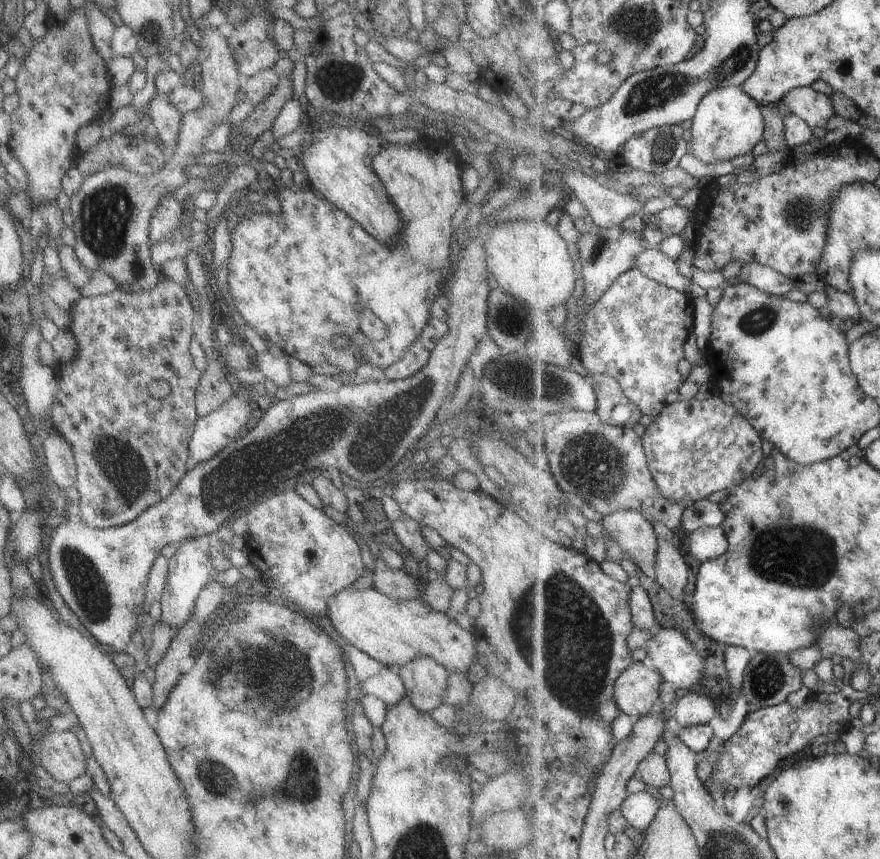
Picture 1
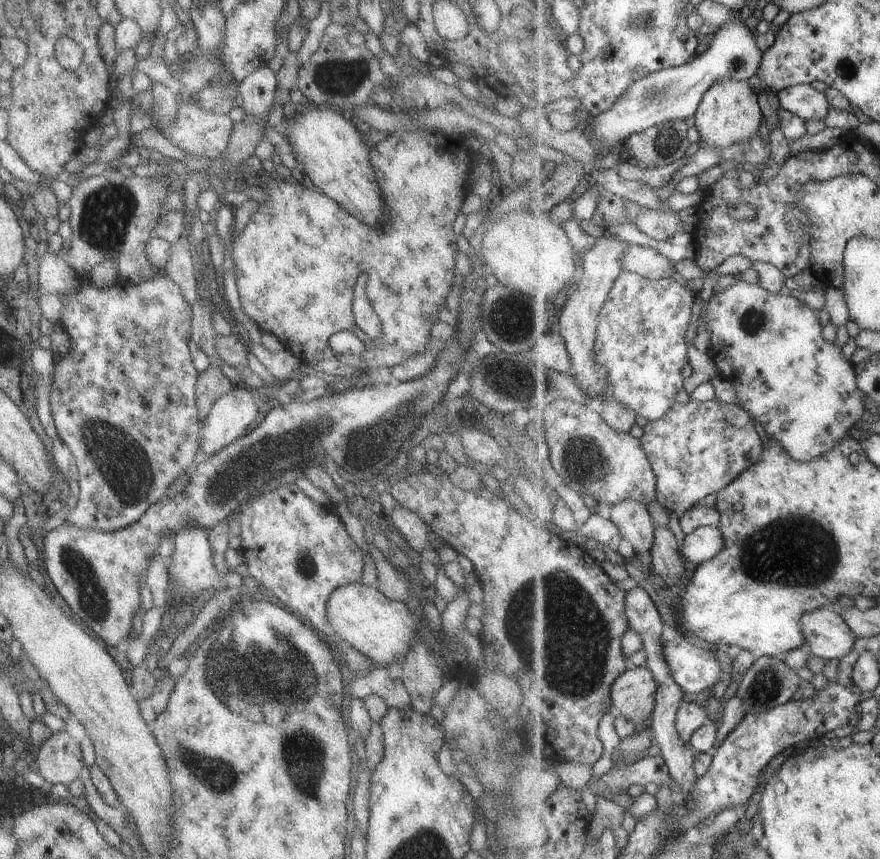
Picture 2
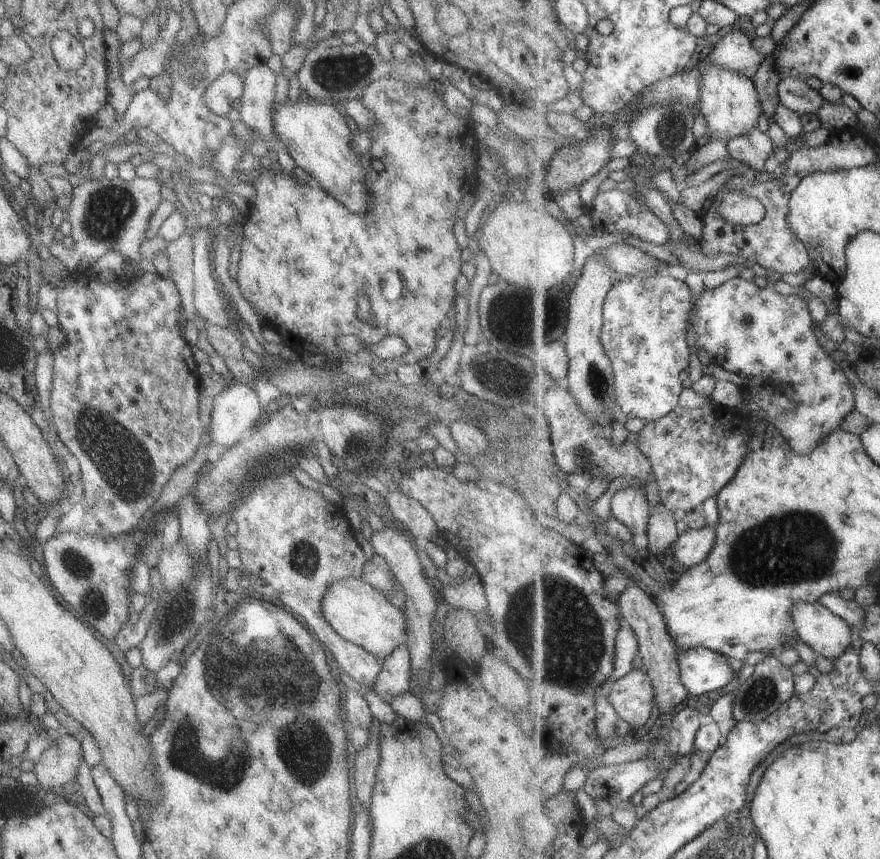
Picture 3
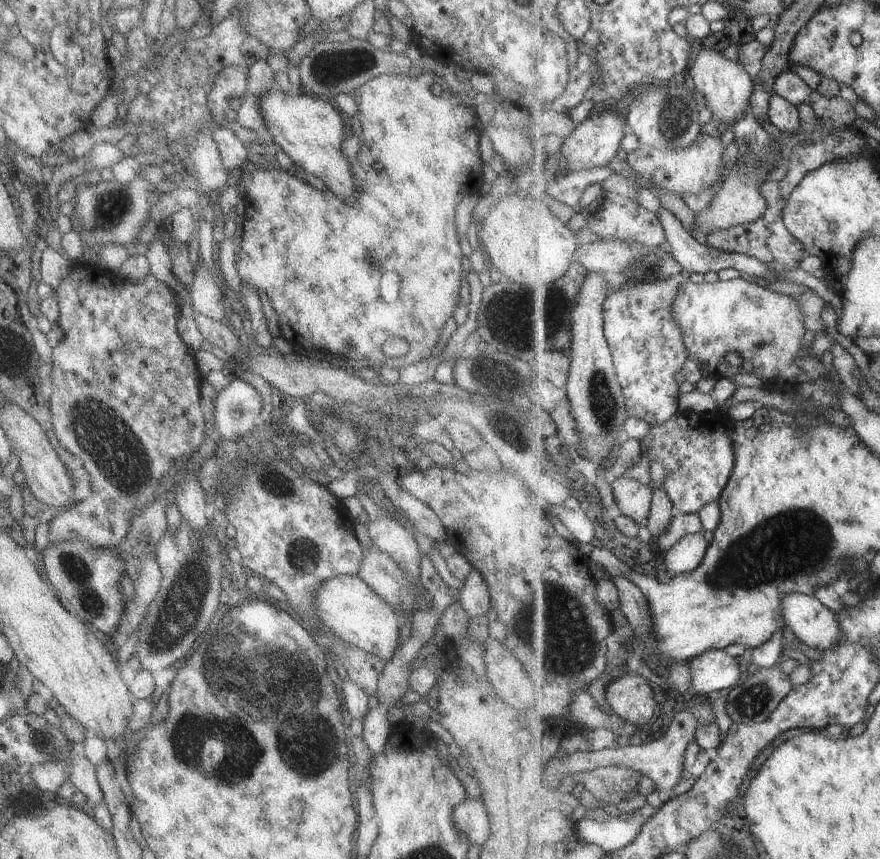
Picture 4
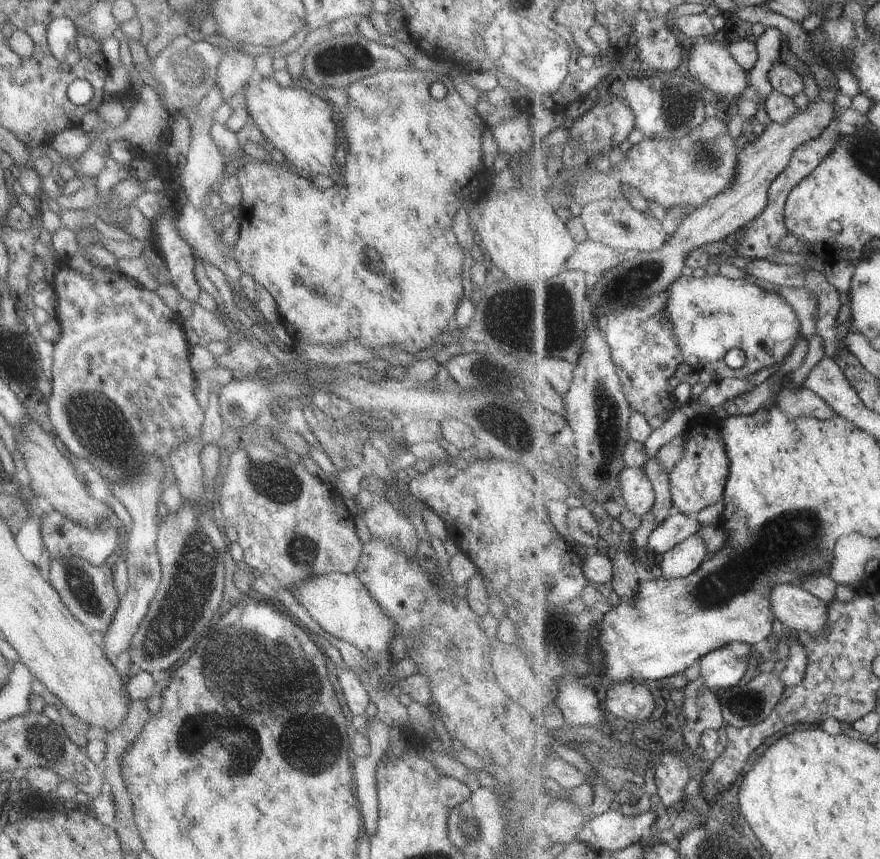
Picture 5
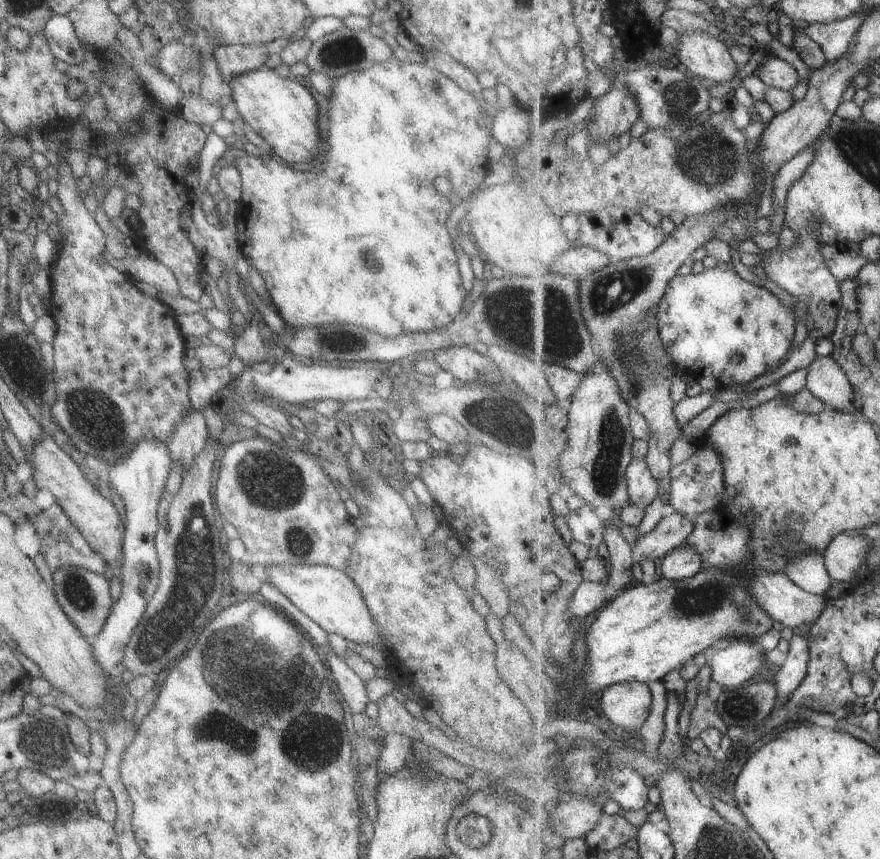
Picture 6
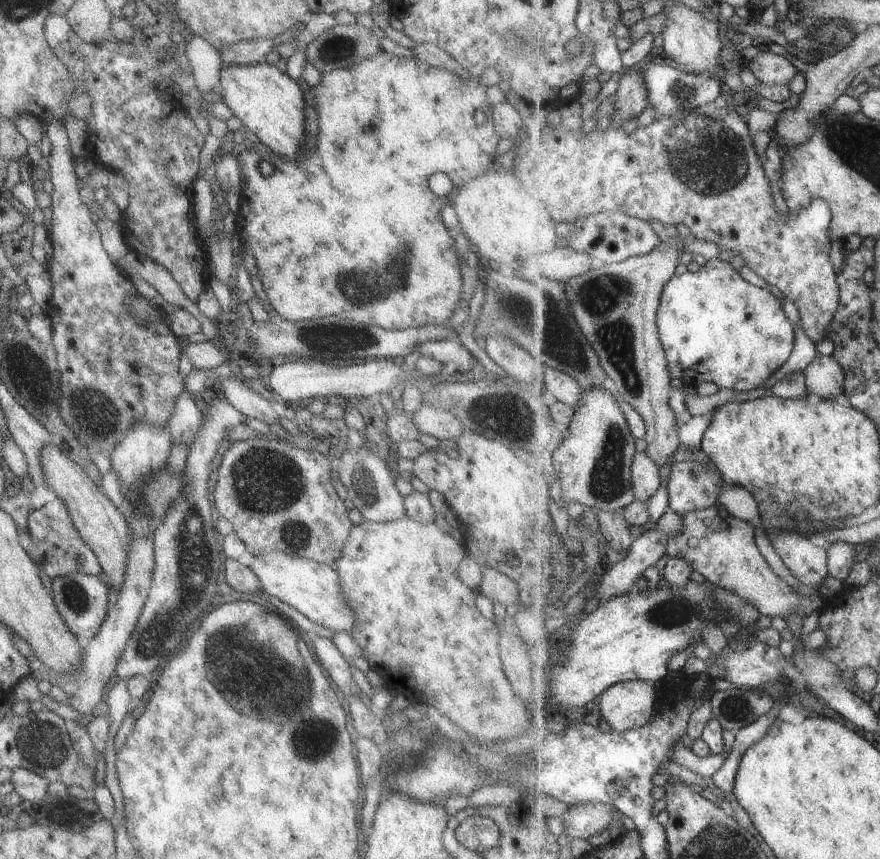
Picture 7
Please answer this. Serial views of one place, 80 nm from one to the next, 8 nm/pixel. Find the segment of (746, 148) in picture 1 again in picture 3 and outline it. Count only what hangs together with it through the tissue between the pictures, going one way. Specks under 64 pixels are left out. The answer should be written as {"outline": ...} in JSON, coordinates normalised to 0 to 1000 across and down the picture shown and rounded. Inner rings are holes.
{"outline":[[[801,63],[795,75],[799,85],[795,132],[806,164],[824,164],[828,168],[830,163],[852,155],[860,147],[860,140],[866,130],[866,121],[857,94],[842,85],[810,76]]]}

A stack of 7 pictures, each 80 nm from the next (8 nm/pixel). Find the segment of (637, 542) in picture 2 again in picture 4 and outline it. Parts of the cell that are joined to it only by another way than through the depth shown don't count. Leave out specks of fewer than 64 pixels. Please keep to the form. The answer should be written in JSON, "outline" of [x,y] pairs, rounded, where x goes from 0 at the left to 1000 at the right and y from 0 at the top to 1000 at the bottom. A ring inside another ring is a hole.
{"outline":[[[703,555],[694,562],[699,588],[706,600],[718,603],[724,610],[732,610],[739,600],[743,570],[728,560]]]}

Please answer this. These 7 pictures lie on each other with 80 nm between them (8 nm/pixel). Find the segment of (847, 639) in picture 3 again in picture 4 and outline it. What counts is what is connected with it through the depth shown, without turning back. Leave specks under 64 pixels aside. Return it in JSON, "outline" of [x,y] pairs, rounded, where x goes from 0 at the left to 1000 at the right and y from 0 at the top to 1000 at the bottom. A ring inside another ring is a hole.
{"outline":[[[899,690],[891,694],[889,714],[893,729],[908,747],[933,760],[943,758],[957,744],[957,726],[951,714],[924,693]]]}

